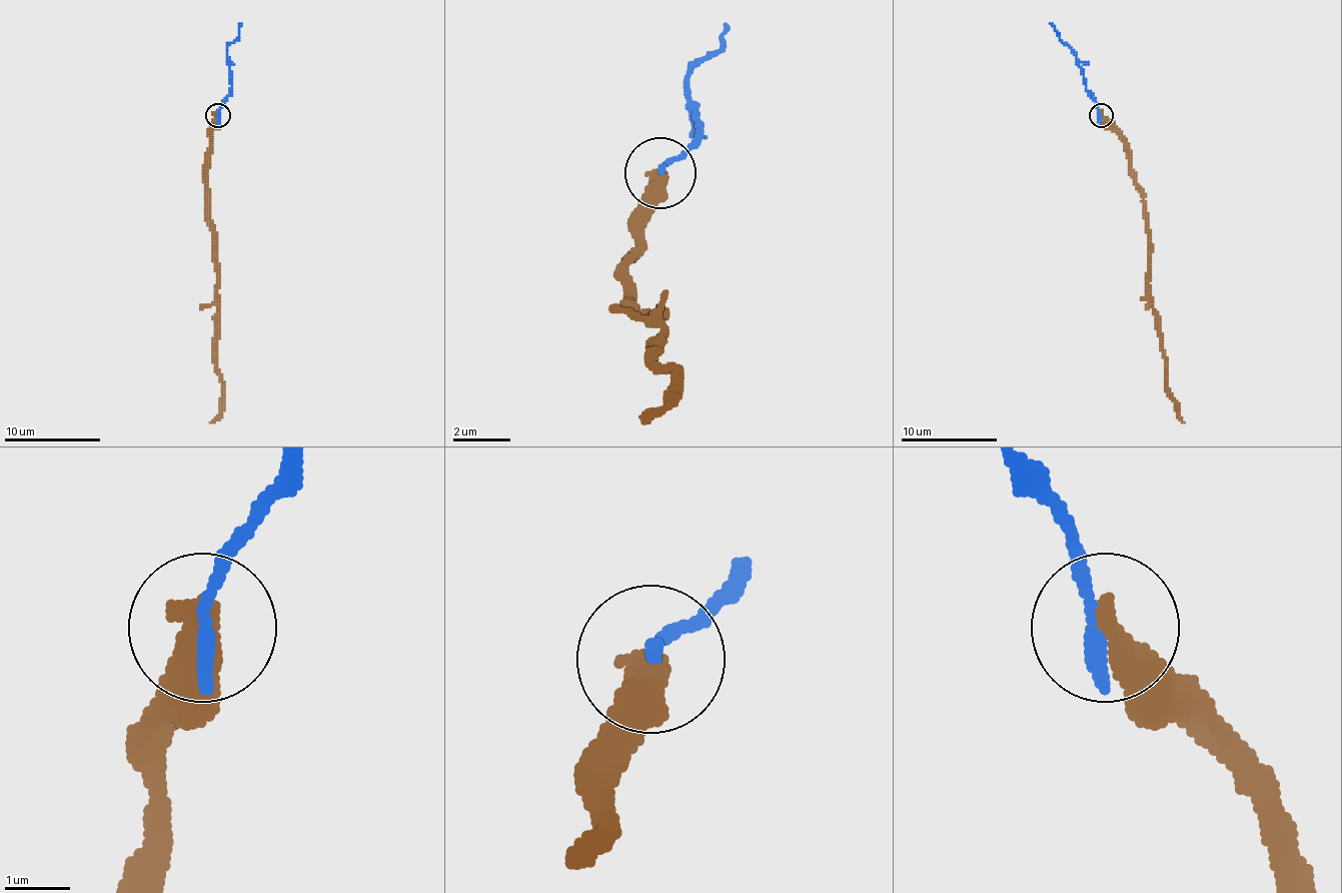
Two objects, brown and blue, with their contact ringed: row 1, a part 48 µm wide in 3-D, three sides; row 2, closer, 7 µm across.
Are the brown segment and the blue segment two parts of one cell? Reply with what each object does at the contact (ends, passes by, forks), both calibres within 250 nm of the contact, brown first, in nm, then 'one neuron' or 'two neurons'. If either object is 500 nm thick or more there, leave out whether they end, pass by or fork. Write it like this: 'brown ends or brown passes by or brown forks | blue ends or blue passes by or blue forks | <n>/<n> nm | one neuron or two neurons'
500/300 nm | two neurons

